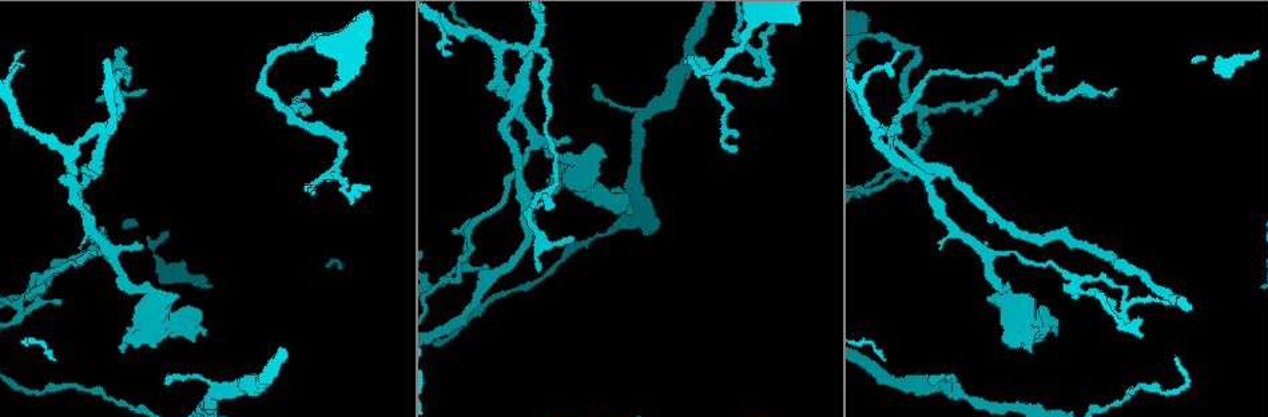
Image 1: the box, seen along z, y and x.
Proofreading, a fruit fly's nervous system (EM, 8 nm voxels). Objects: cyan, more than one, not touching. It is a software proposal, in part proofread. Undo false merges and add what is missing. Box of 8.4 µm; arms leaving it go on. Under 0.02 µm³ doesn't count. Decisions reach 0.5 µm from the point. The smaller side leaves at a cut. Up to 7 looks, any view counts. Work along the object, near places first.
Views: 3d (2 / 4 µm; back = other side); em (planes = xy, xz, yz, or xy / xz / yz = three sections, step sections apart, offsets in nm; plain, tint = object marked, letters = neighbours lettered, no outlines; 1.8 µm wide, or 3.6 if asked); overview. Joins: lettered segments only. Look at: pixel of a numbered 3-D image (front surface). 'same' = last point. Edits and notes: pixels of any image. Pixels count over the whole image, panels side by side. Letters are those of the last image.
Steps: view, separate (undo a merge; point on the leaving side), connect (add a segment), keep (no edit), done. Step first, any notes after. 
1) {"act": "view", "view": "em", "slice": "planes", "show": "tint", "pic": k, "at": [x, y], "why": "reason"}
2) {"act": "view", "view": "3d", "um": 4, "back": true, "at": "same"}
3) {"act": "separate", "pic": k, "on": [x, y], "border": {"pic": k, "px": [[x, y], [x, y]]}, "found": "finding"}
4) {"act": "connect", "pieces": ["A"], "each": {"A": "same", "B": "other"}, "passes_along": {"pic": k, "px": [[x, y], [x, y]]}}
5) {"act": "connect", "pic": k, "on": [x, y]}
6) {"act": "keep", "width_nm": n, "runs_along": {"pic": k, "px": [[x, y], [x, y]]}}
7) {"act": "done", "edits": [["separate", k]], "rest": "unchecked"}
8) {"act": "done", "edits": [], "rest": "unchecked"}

{"act": "view", "view": "em", "slice": "xy", "step": 16, "show": "tint", "pic": 1, "at": [450, 273], "why": "arms part here"}

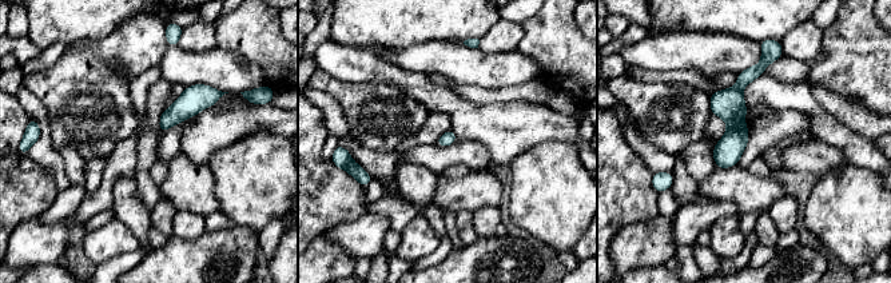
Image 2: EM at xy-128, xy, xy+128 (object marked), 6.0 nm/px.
{"act": "view", "view": "em", "slice": "planes", "show": "letters", "at": "same", "why": "another direction"}

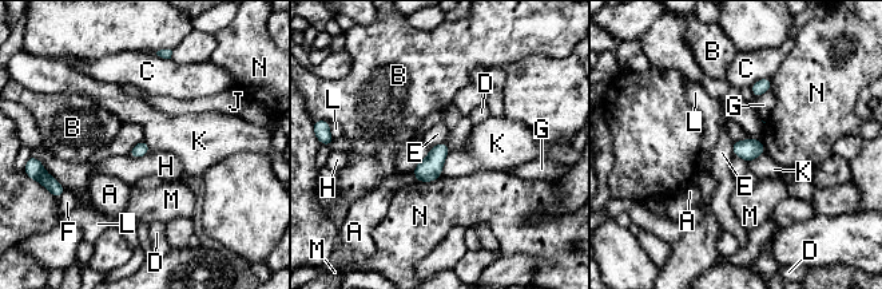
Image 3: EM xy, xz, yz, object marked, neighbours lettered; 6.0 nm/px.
{"act": "keep", "width_nm": 90, "each": {"A": "other", "B": "other", "C": "other", "D": "other", "E": "other", "F": "other", "G": "other", "H": "other", "J": "other", "K": "other", "L": "other", "M": "other", "N": "other"}, "border": {"pic": 3, "px": [[445, 139], [430, 147]]}, "found": "continuous, no second neuron"}

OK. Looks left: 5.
{"act": "view", "view": "em", "slice": "planes", "show": "letters", "pic": 1, "at": [526, 48], "why": "four arms meet"}

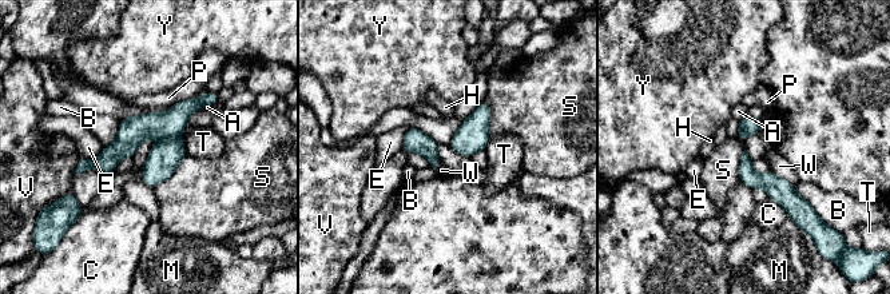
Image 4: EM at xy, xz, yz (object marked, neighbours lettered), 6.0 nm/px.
{"act": "separate", "pic": 4, "on": [166, 154], "longest_contact_nm": ["S", 300], "each": {"A": "other", "B": "other", "C": "other", "E": "other", "H": "other", "M": "other", "P": "other", "S": "other", "T": "other", "V": "other", "W": "other", "Y": "other"}, "part_leaving": {"pic": 4, "px": [[743, 158], [798, 210]]}, "found": "two neurons meet here"}

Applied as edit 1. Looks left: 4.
{"act": "view", "view": "overview", "why": "redraw"}

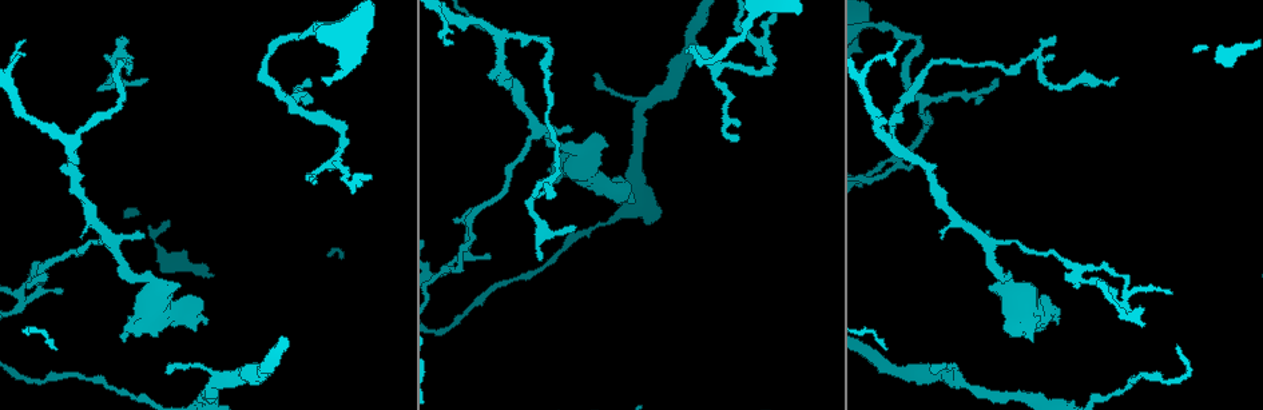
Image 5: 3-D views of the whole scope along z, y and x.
{"act": "view", "view": "3d", "um": 4, "pic": 5, "at": [543, 130], "why": "three arms meet"}

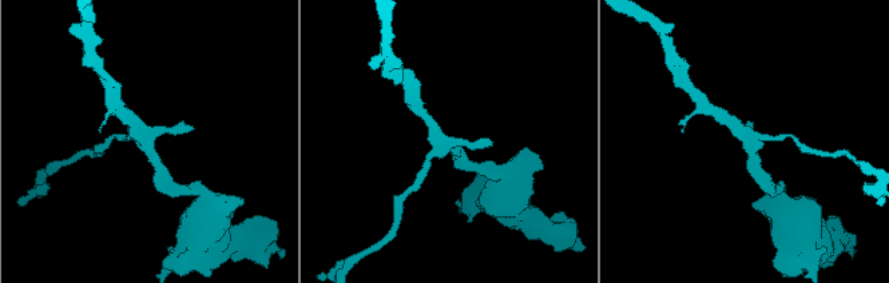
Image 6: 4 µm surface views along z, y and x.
{"act": "view", "view": "em", "slice": "xz", "step": 4, "show": "tint", "pic": 6, "at": [148, 146], "why": "now the EM"}

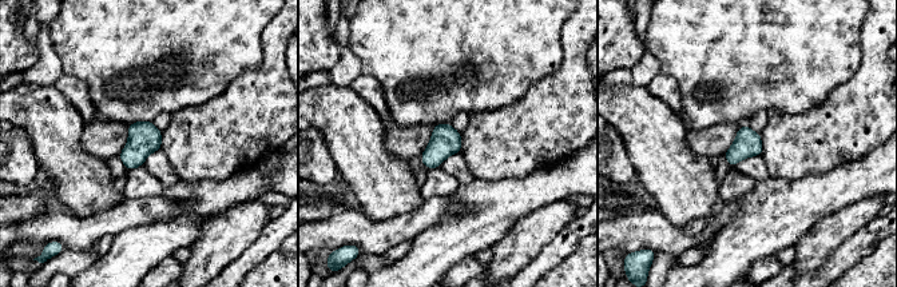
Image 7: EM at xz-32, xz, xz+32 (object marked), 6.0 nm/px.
{"act": "view", "view": "em", "slice": "planes", "show": "letters", "at": "same", "why": "cut it another way"}

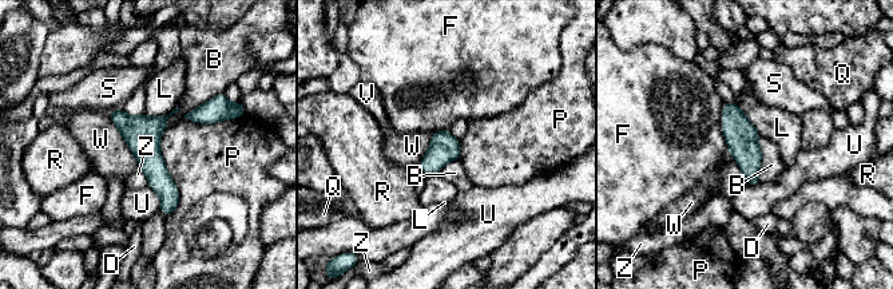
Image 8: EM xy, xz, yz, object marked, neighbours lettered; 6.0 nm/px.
{"act": "keep", "each": {"B": "other", "D": "other", "F": "other", "L": "other", "P": "other", "Q": "other", "R": "other", "S": "other", "U": "other", "V": "other", "W": "other", "Z": "other"}, "runs_along": {"pic": 8, "px": [[215, 107], [173, 111], [151, 131], [166, 212]]}, "found": "continuous, no second neuron"}

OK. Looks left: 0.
{"act": "done", "edits": [["separate", 4]], "rest": "unchecked"}

